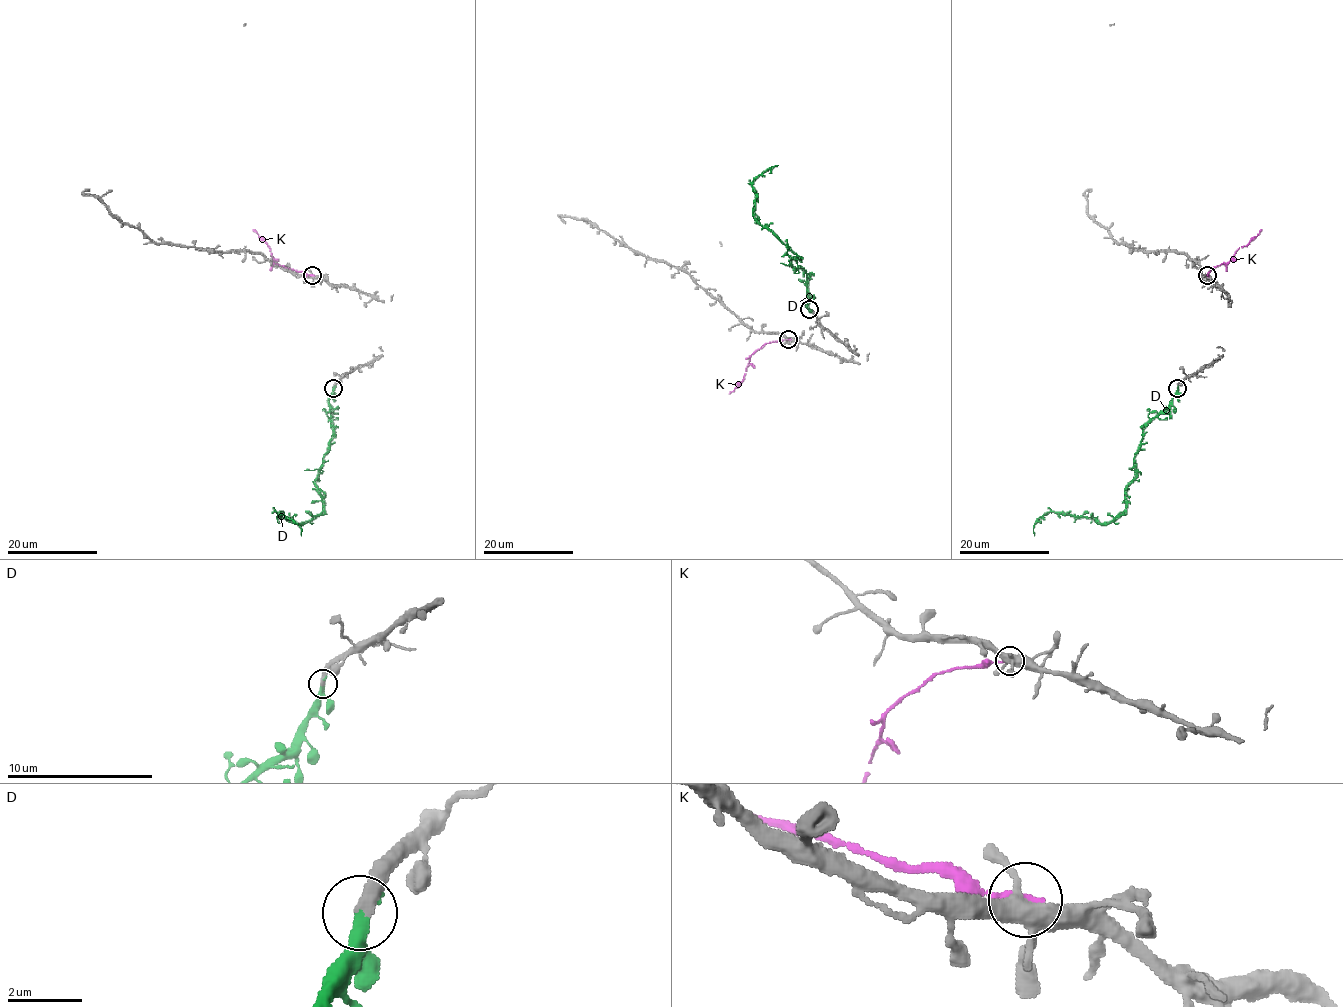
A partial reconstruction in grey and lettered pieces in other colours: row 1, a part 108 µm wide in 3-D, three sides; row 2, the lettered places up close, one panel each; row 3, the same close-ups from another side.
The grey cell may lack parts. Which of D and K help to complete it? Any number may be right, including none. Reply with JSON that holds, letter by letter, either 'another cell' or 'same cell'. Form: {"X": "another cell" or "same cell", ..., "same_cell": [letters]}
{"D": "same cell", "K": "another cell", "same_cell": ["D"]}

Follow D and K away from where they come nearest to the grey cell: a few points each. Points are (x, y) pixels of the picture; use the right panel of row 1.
D: (1177, 388), (1173, 401), (1143, 429), (1124, 510), (1104, 523), (1085, 516), (1045, 513), (1033, 525), (1034, 535)
K: (1207, 275), (1211, 269), (1229, 261), (1239, 247), (1261, 229)

